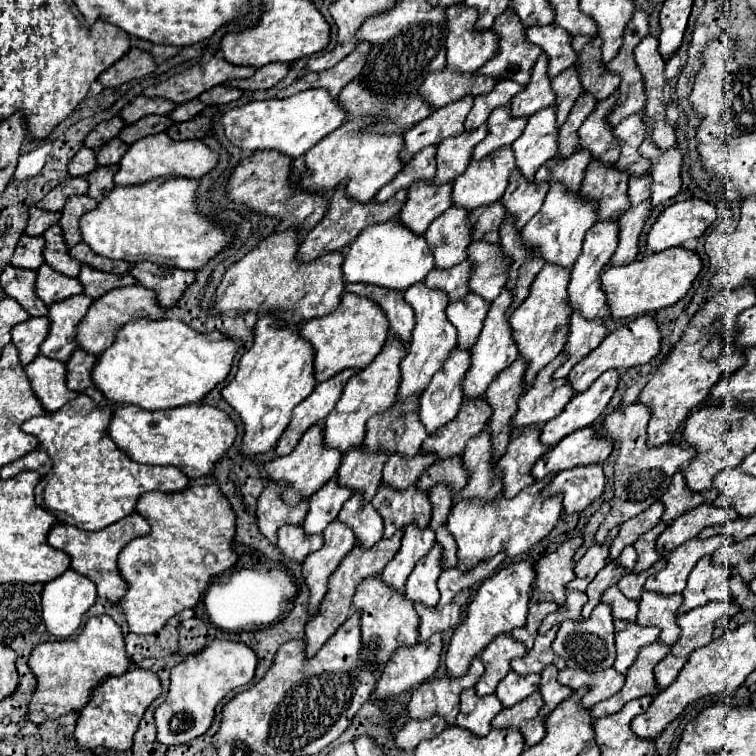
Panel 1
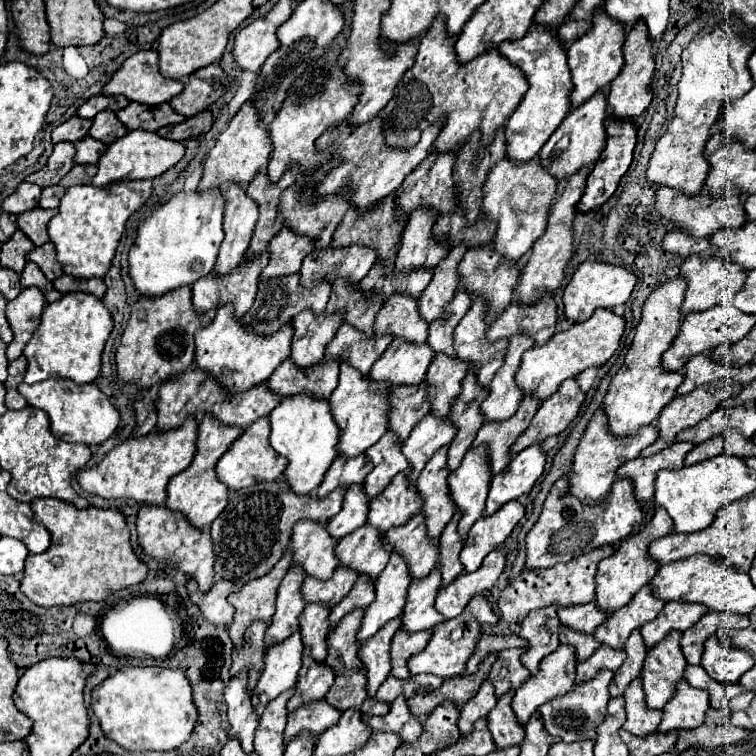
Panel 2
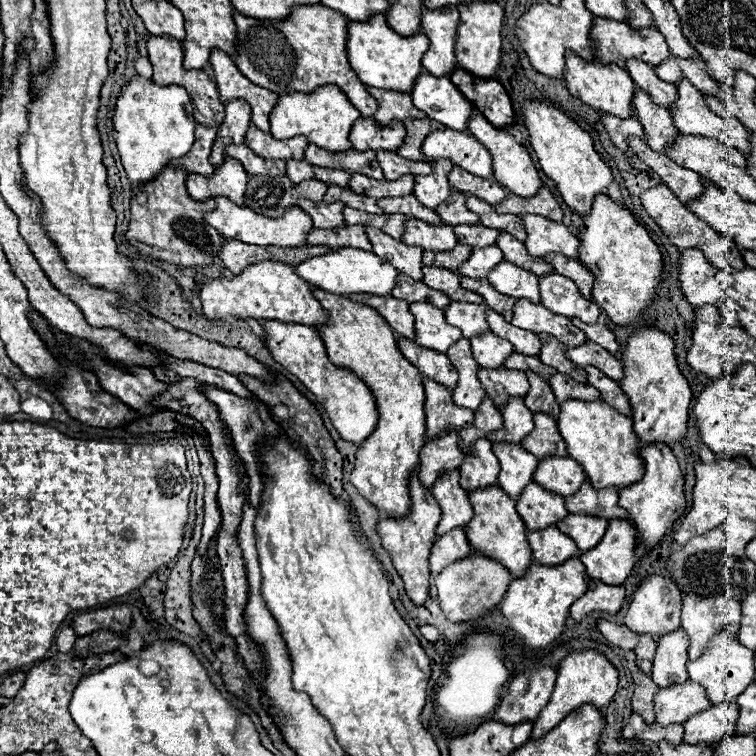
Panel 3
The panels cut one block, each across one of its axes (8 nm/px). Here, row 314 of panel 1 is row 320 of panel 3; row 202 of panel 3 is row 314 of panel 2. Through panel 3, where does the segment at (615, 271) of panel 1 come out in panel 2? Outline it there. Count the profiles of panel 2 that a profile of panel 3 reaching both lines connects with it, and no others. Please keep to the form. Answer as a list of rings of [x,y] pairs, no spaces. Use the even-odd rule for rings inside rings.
[[[598,308],[586,322],[572,324],[566,332],[554,334],[544,346],[526,350],[522,356],[522,366],[516,374],[520,390],[534,398],[546,400],[560,388],[564,380],[578,376],[582,370],[590,366],[602,366],[618,350],[624,328],[626,320],[622,316],[616,316],[612,310]]]

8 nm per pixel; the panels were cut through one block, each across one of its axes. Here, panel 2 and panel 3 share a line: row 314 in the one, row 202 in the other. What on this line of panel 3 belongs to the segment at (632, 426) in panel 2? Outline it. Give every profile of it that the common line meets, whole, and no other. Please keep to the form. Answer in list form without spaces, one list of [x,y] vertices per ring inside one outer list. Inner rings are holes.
[[[660,184],[656,188],[644,190],[640,194],[642,206],[646,208],[646,212],[654,218],[654,222],[662,228],[662,232],[672,240],[674,246],[678,246],[680,250],[684,248],[698,248],[704,252],[706,260],[714,266],[714,268],[732,268],[732,270],[740,270],[744,268],[744,260],[740,256],[738,246],[732,242],[732,238],[720,238],[720,234],[716,234],[706,222],[702,222],[700,218],[696,218],[696,214],[692,214],[678,198],[676,194],[666,186]]]

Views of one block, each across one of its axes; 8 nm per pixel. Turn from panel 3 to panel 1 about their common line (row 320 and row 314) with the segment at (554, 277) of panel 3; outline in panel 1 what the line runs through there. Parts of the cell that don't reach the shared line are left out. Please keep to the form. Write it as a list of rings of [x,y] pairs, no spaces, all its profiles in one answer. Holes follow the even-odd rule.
[[[618,220],[596,222],[584,238],[582,254],[578,256],[578,260],[572,268],[572,278],[568,284],[568,304],[572,308],[580,308],[582,316],[586,316],[586,318],[598,316],[598,310],[606,304],[604,290],[600,290],[600,274],[602,274],[604,266],[610,262],[612,254],[616,252],[616,246],[618,246]]]

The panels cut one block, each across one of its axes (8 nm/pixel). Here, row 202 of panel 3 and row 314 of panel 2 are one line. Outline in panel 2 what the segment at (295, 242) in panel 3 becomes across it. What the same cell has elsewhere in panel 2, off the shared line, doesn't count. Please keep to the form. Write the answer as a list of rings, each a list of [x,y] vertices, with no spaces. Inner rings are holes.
[[[232,304],[220,306],[214,320],[208,326],[204,326],[202,330],[196,330],[196,334],[194,334],[196,366],[210,372],[212,376],[216,376],[218,382],[222,382],[228,392],[244,392],[244,390],[268,380],[272,376],[272,372],[276,370],[276,366],[280,366],[280,362],[284,362],[284,358],[290,356],[290,342],[294,336],[292,332],[294,332],[294,328],[288,322],[270,336],[254,334],[254,332],[246,330],[246,326],[242,326],[242,320],[234,318]]]

